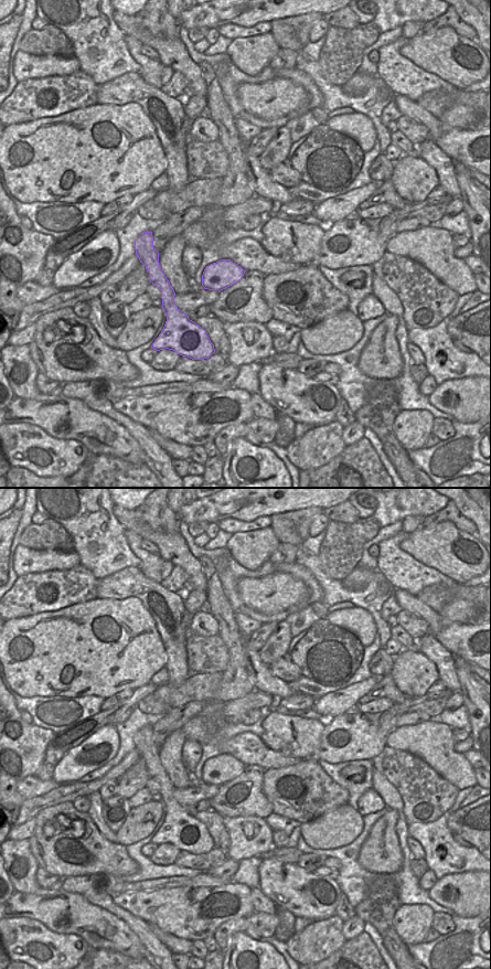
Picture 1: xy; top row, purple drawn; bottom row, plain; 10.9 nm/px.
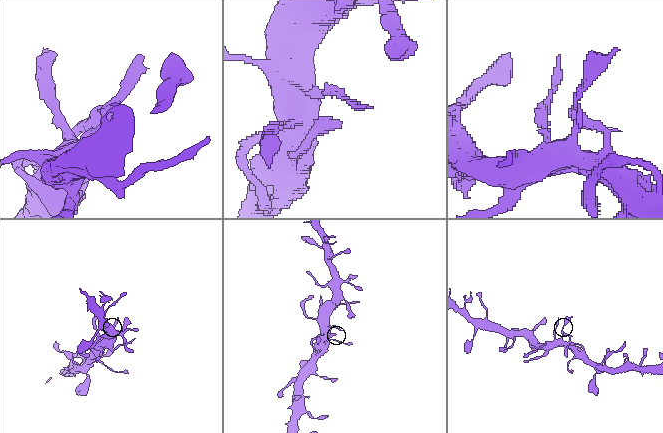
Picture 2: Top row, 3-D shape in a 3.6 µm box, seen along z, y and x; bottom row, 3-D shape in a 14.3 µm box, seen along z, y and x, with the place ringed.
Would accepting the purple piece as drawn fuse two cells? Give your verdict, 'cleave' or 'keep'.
keep

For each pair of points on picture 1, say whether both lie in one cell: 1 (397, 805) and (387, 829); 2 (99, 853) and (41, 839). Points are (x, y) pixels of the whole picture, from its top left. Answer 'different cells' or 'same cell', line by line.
1: different cells
2: same cell

